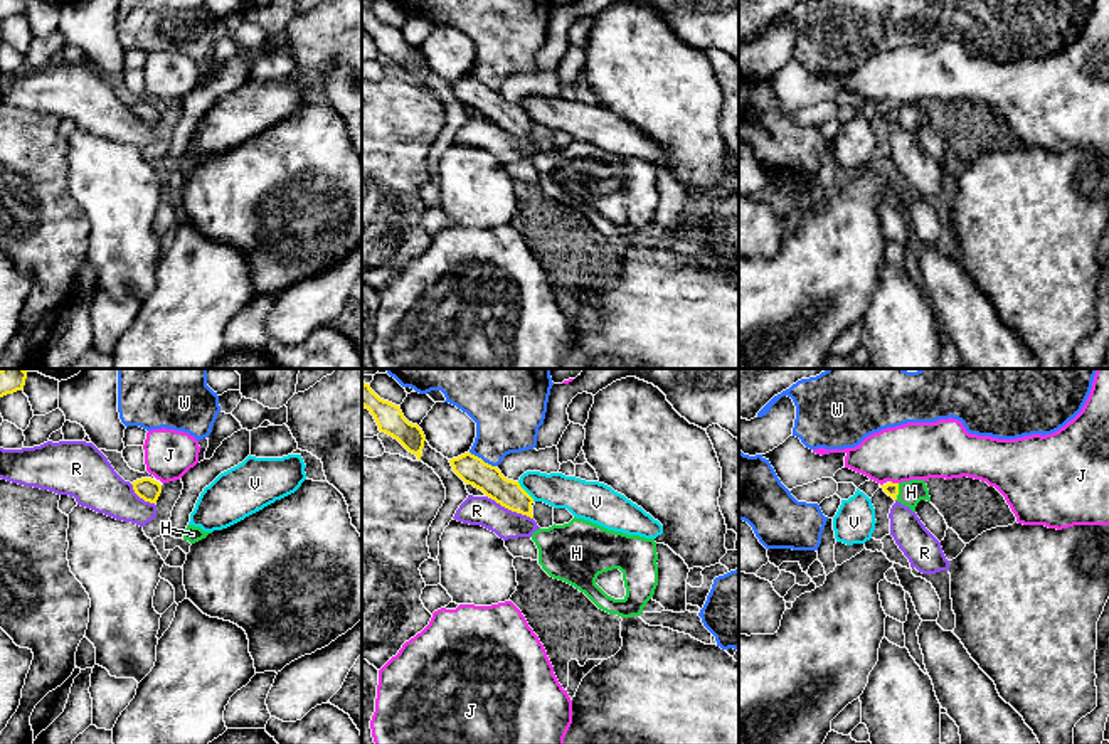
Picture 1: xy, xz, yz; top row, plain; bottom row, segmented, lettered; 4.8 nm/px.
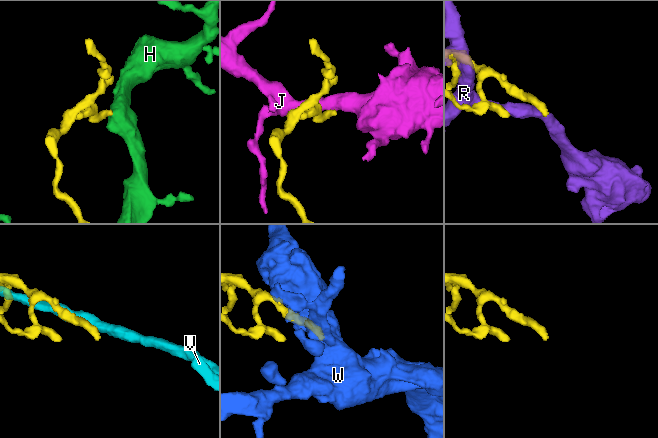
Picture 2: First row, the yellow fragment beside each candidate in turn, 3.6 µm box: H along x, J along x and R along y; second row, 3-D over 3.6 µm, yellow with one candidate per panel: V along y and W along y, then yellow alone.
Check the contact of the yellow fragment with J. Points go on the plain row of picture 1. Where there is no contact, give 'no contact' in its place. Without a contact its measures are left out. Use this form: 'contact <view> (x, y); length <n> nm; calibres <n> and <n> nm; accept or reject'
contact yz (894, 106); length 40 nm; calibres 70 and 280 nm; reject

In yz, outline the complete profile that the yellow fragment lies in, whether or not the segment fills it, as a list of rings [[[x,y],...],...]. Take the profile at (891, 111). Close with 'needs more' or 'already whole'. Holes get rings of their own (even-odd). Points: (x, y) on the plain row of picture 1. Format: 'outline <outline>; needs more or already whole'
outline [[[910,103],[902,106],[880,108],[883,114],[902,128],[915,135],[921,123],[931,125],[929,113],[924,103]]]; needs more

